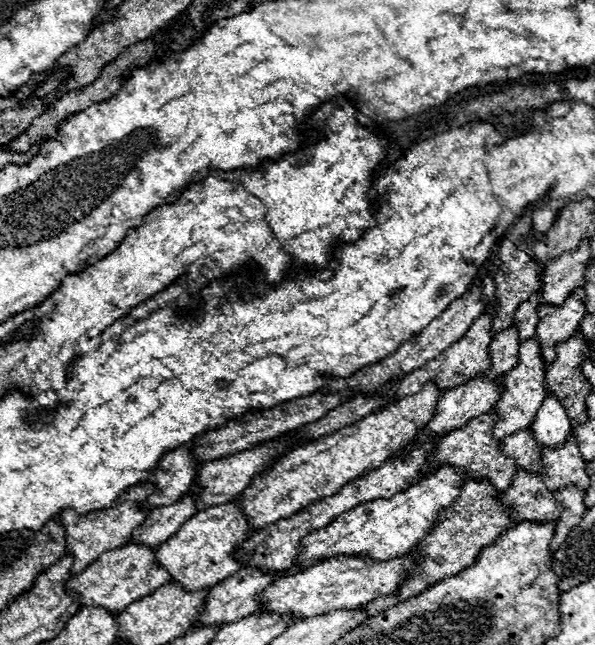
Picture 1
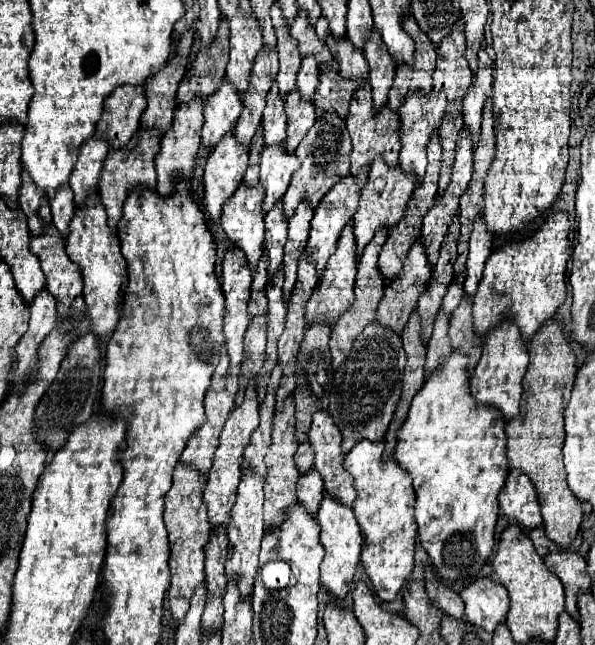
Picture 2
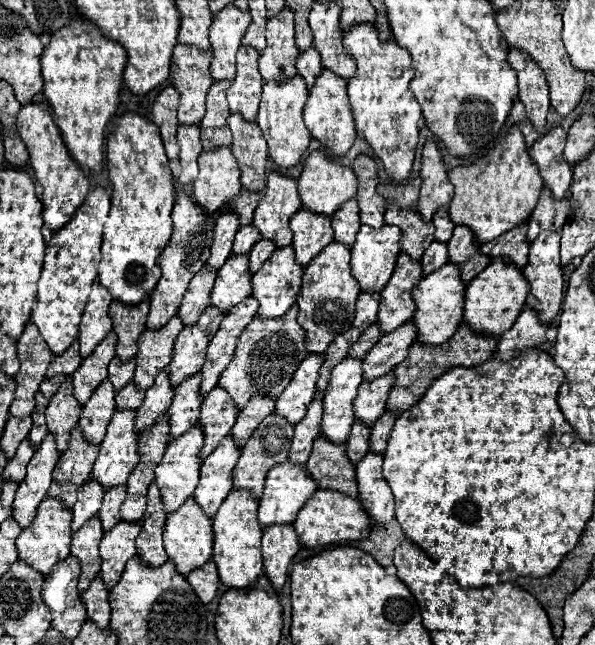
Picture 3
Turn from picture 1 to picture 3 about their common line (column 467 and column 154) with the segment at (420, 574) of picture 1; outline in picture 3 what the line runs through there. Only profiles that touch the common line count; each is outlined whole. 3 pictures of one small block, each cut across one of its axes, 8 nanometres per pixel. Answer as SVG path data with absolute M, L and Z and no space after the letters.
M150 484L148 490L148 504L142 518L142 532L136 538L136 554L146 566L162 566L168 556L162 546L162 532L164 532L166 512L162 506L162 498L158 492L158 484Z

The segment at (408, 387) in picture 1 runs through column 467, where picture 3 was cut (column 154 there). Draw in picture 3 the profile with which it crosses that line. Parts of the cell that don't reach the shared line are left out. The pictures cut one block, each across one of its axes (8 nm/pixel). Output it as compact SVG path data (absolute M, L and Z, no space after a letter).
M174 316L164 328L156 332L144 332L138 338L138 352L136 352L136 374L134 384L140 392L146 392L150 384L156 380L156 374L166 370L166 366L172 360L172 348L174 340L182 332L182 320Z

